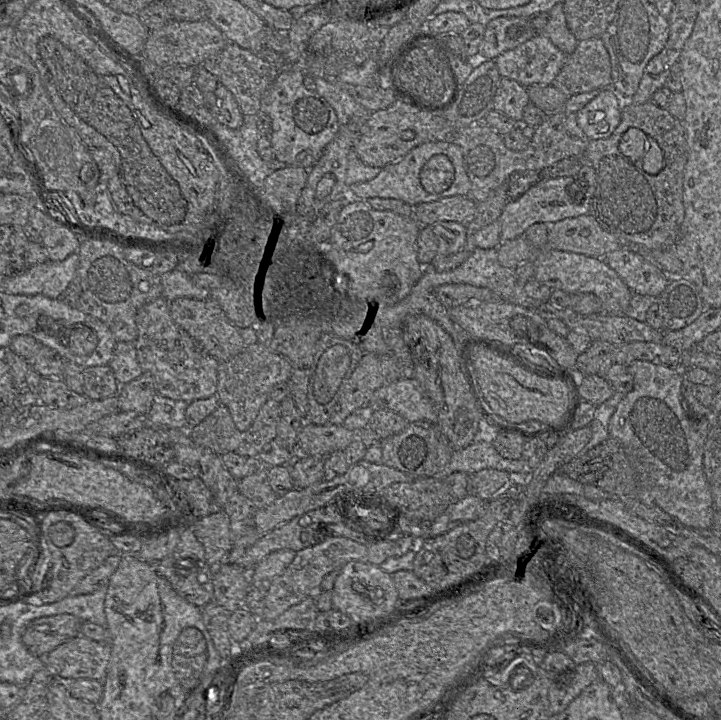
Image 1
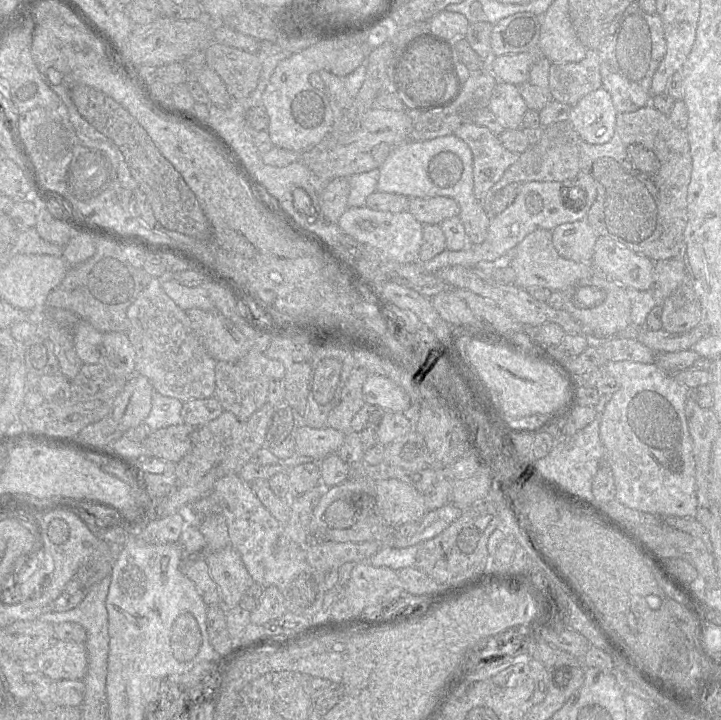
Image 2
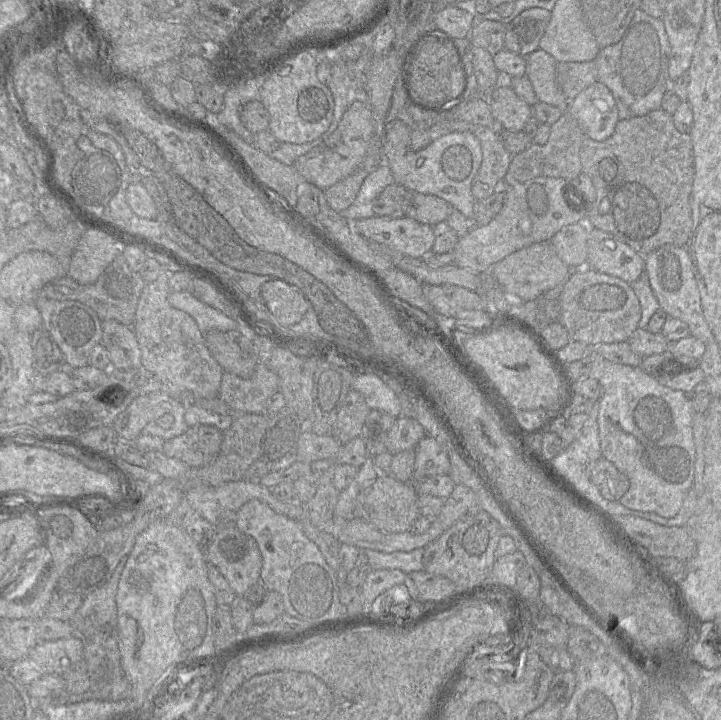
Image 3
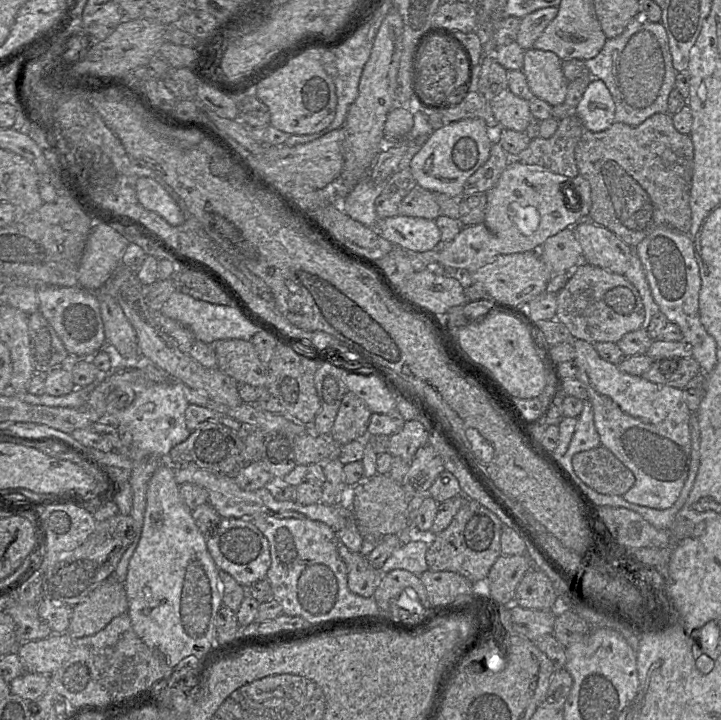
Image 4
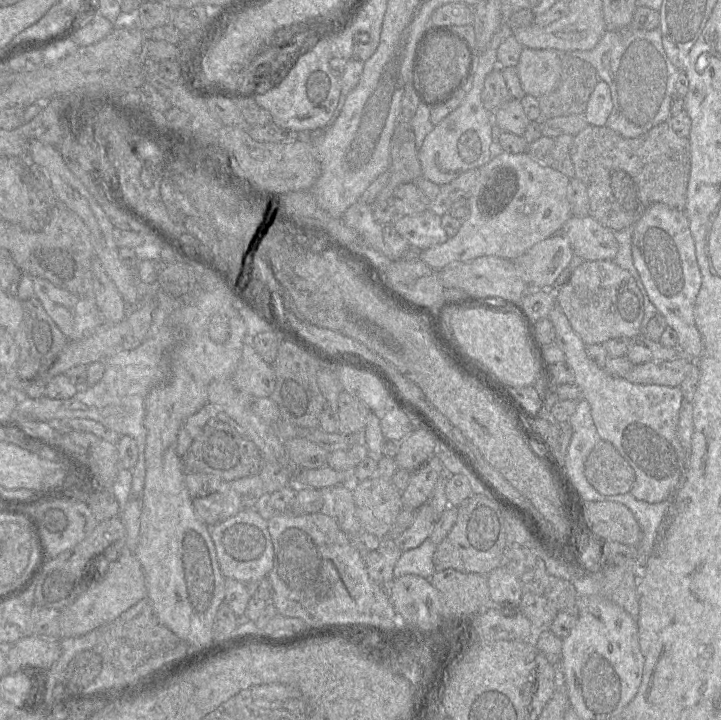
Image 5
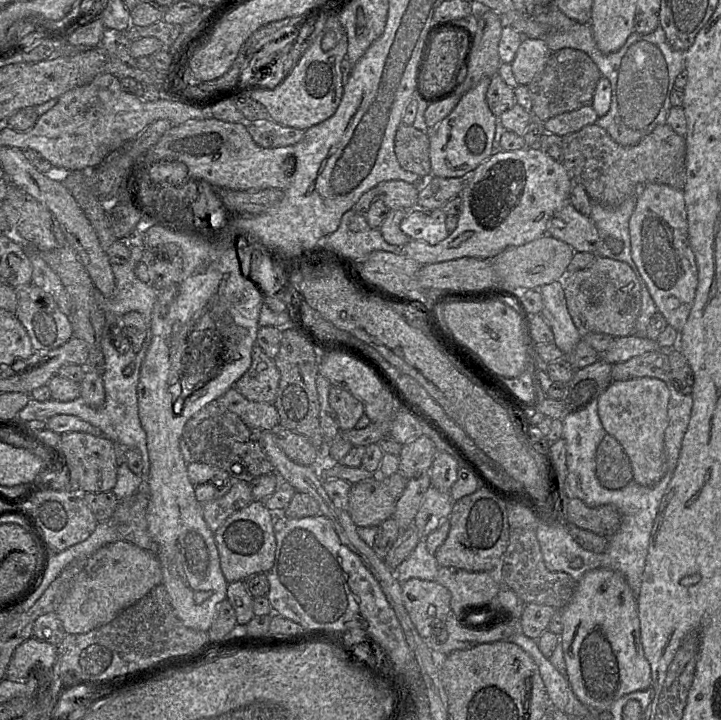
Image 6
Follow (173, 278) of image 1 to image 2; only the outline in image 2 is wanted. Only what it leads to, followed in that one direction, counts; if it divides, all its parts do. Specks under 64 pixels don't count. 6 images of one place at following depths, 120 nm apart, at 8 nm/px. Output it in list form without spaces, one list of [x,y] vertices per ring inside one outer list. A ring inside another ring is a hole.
[[[171,276],[158,278],[162,282],[164,292],[183,311],[197,308],[204,311],[217,311],[203,287],[186,287],[180,285]]]

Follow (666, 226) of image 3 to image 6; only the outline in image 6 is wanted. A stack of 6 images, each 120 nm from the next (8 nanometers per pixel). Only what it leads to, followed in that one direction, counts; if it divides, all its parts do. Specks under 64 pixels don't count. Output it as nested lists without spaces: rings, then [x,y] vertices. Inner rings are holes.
[[[596,123],[562,137],[562,165],[574,184],[583,186],[598,204],[615,207],[648,183],[683,190],[686,182],[686,141],[667,123],[657,126],[633,146],[622,146]]]

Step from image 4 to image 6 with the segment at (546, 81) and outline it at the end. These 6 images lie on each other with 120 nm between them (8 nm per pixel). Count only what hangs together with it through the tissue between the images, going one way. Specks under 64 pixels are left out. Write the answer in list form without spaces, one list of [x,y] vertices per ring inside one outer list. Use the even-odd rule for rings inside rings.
[[[522,39],[511,63],[513,76],[521,86],[527,86],[543,69],[551,54],[543,39]]]

